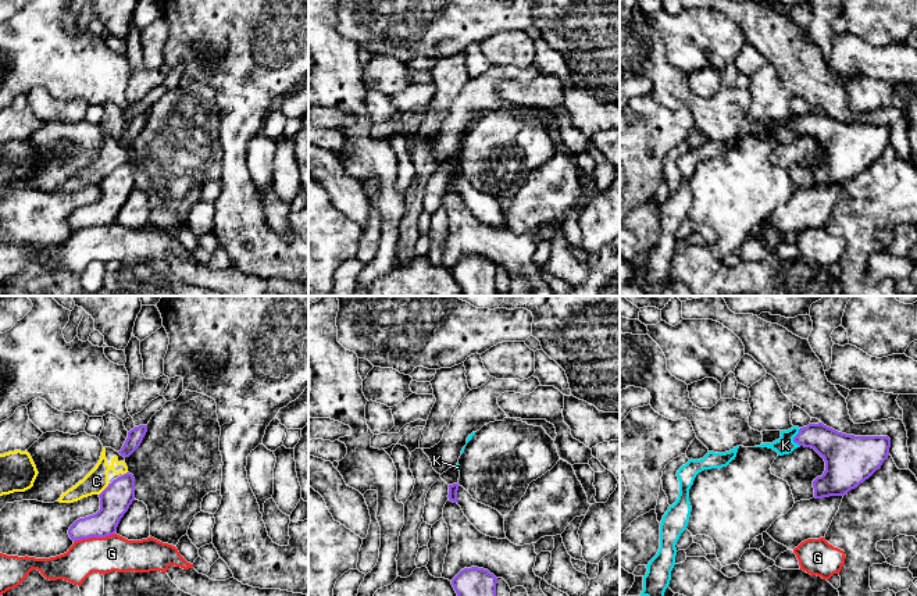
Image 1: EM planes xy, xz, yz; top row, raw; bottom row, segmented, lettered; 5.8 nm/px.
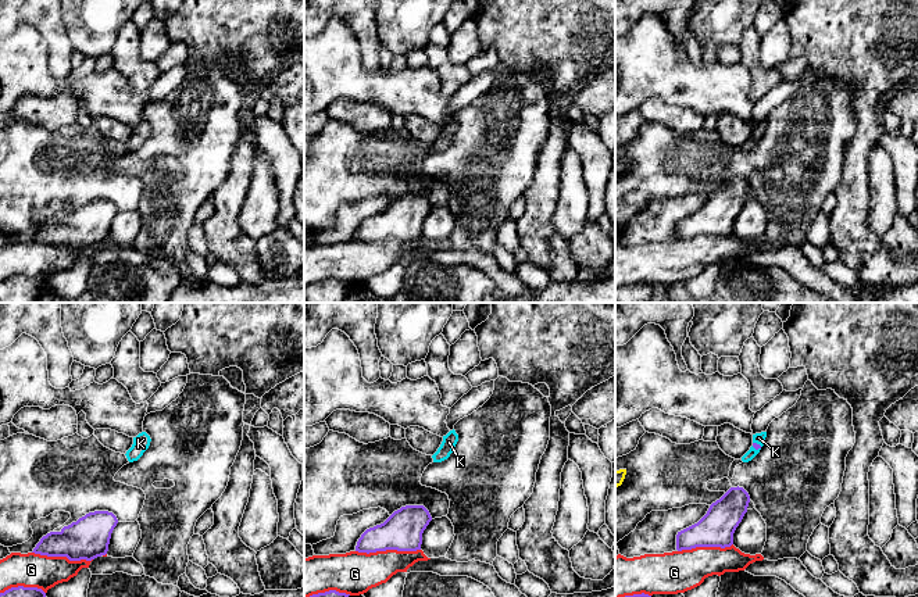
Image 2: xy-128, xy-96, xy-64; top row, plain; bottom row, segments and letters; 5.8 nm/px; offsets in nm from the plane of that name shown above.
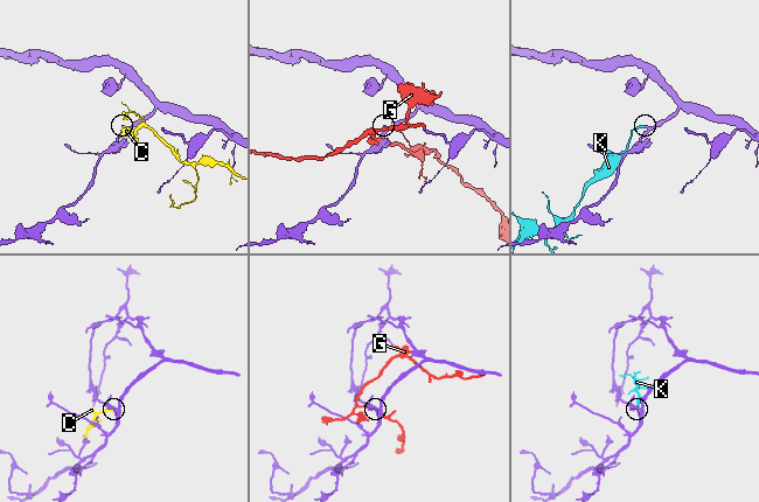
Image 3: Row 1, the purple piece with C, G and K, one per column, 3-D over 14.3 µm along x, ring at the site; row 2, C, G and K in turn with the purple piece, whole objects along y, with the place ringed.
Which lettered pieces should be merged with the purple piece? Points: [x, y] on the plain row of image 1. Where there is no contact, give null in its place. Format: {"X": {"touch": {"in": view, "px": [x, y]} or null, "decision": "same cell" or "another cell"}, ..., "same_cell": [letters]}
{"C": {"touch": {"in": "xy", "px": [104, 178]}, "decision": "another cell"}, "G": {"touch": {"in": "xy", "px": [93, 225]}, "decision": "another cell"}, "K": {"touch": {"in": "yz", "px": [794, 127]}, "decision": "same cell"}, "same_cell": ["K"]}

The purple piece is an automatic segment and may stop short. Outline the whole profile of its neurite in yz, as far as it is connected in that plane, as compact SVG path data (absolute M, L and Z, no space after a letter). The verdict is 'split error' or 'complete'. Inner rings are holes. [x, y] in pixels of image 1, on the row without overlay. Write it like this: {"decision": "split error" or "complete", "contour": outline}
{"decision": "split error", "contour": "M823 111L809 113L799 117L792 115L781 119L781 126L773 132L763 132L754 136L768 136L778 144L789 143L795 138L804 135L814 138L825 150L825 160L813 169L814 186L845 185L868 168L889 144L891 128L888 125L854 125L838 121Z"}

